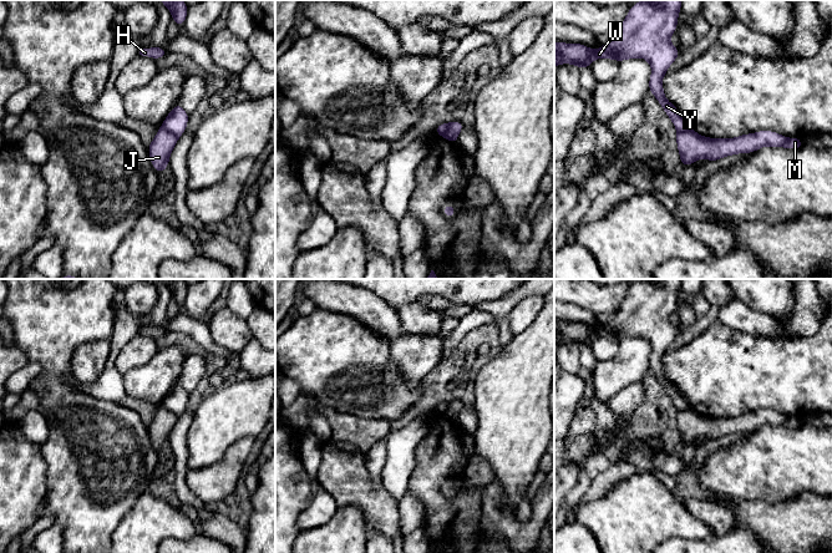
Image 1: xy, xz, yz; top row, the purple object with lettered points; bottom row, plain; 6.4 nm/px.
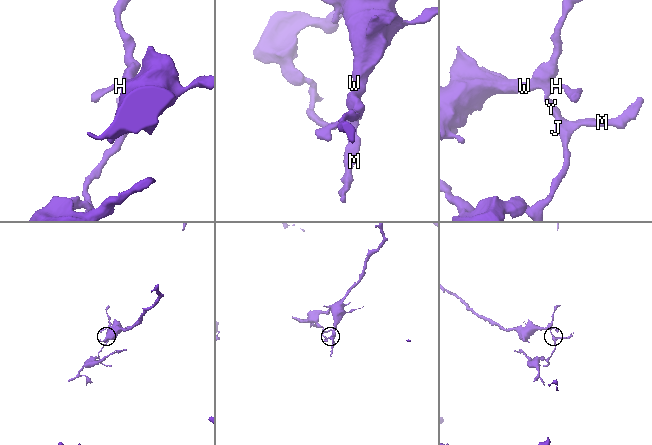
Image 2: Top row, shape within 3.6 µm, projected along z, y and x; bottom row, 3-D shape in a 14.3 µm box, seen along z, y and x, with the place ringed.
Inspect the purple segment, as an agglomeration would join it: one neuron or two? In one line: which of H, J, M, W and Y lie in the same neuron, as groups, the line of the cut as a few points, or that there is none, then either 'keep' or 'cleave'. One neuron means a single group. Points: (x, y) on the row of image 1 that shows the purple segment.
H W Y / J M; cut in xy along (161, 126), (177, 137); cleave

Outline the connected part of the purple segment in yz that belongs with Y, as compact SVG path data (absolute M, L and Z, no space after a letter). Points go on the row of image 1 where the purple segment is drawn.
M681 0L636 2L630 7L620 30L609 37L600 50L592 50L582 44L554 42L554 67L573 64L582 70L589 67L594 59L613 59L622 62L643 57L649 61L653 70L649 91L670 117L676 131L685 131L689 123L666 100L661 83L668 67L680 54L680 50L670 44L670 36L678 27L680 10Z

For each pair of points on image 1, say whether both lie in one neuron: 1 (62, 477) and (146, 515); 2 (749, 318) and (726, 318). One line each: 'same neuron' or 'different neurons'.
1: different neurons
2: same neuron

